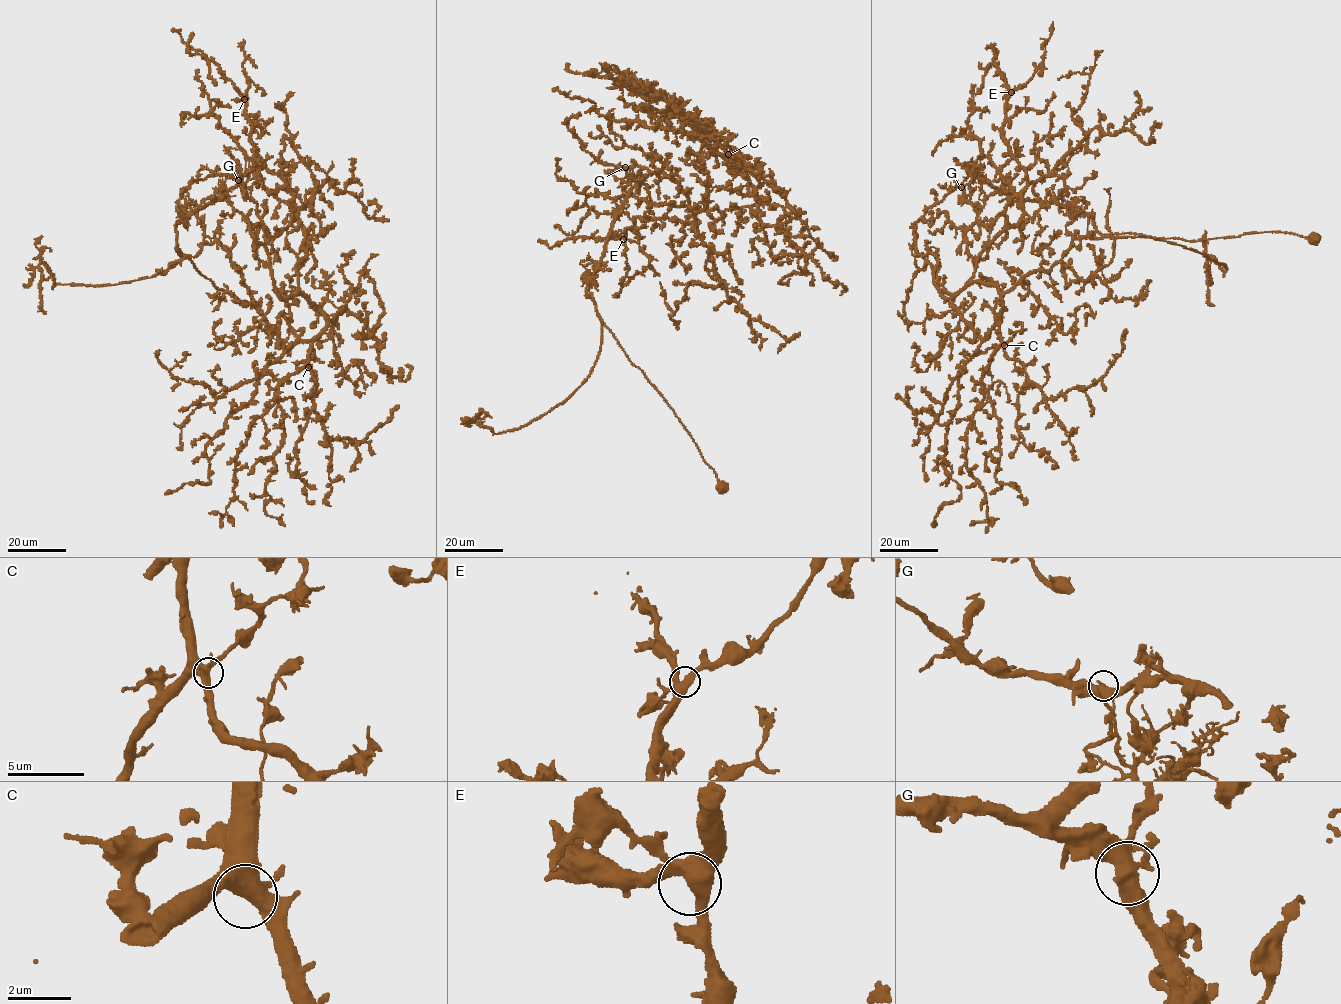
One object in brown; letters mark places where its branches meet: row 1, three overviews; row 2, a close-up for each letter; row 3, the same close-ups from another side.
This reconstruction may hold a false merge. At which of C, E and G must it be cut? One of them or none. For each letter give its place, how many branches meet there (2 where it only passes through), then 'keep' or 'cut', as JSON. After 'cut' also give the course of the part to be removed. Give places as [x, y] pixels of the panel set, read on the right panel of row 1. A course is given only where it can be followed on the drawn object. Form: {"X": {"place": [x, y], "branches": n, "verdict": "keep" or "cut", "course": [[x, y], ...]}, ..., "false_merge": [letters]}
{"C": {"place": [1004, 345], "branches": 4, "verdict": "keep"}, "E": {"place": [1011, 92], "branches": 4, "verdict": "keep"}, "G": {"place": [961, 187], "branches": 4, "verdict": "cut", "course": [[961, 187], [983, 177], [1018, 198], [1069, 205], [1105, 236], [1181, 244], [1226, 271], [1212, 257], [1211, 303]]}, "false_merge": ["G"]}

